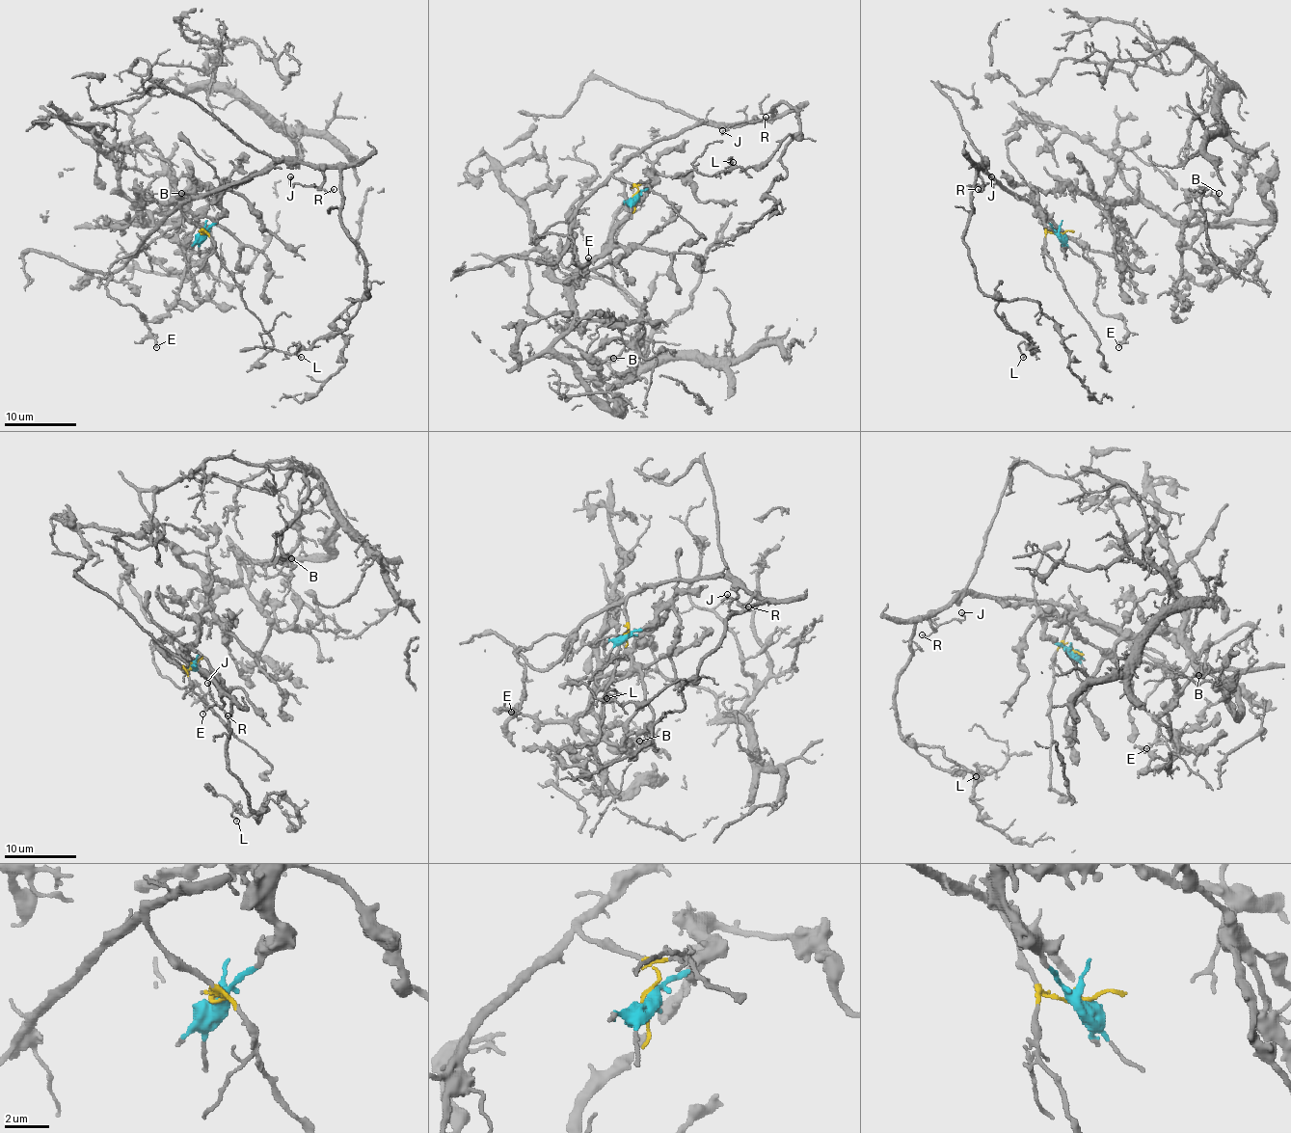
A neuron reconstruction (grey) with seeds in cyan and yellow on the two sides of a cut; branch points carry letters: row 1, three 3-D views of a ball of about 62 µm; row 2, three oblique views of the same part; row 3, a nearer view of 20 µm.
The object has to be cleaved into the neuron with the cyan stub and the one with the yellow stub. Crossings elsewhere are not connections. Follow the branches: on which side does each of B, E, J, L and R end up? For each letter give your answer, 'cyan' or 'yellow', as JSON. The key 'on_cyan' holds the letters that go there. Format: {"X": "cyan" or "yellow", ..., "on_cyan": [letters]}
{"B": "cyan", "E": "yellow", "J": "yellow", "L": "yellow", "R": "yellow", "on_cyan": ["B"]}

